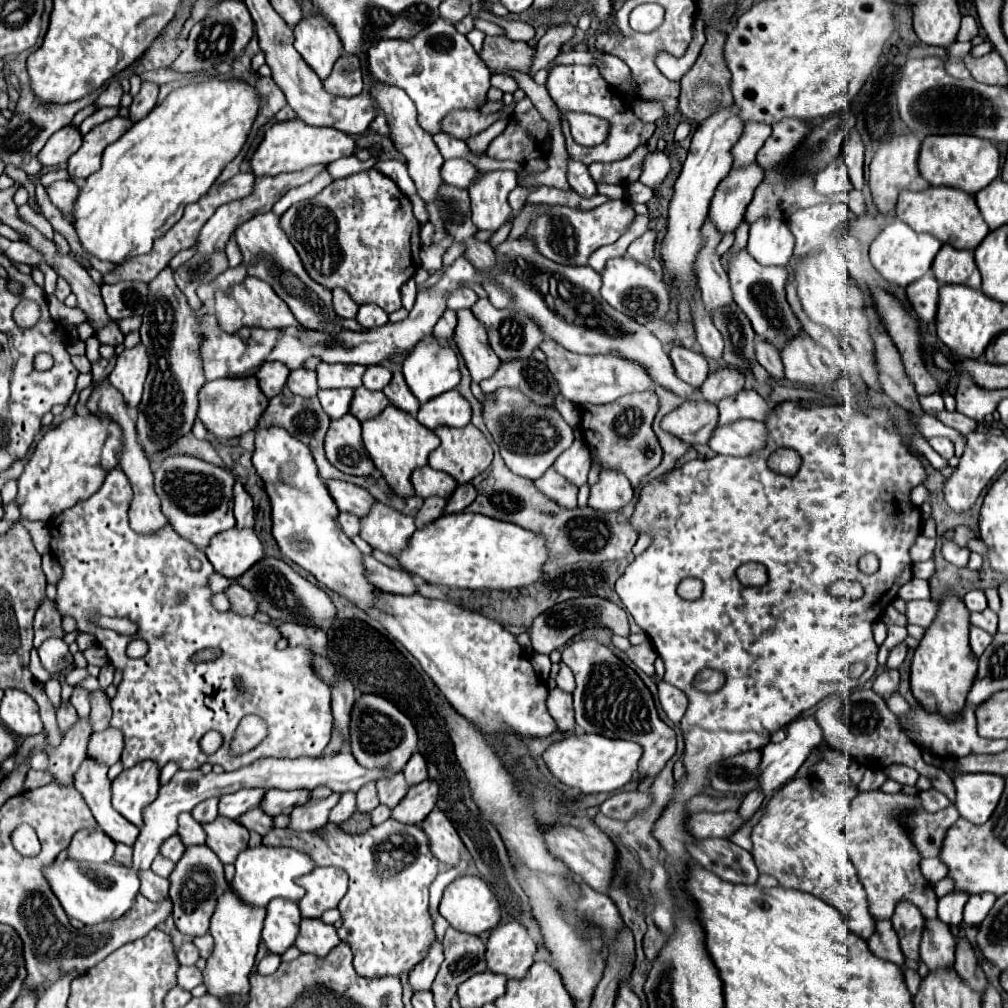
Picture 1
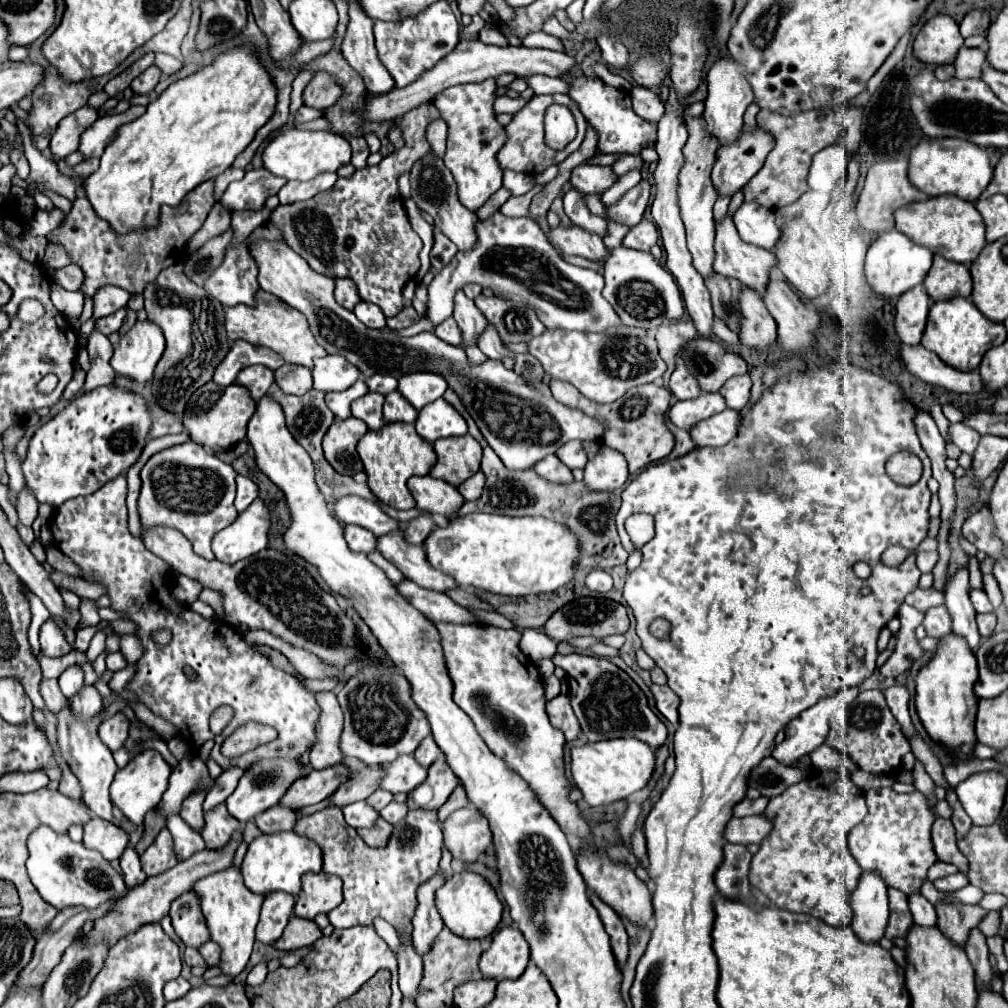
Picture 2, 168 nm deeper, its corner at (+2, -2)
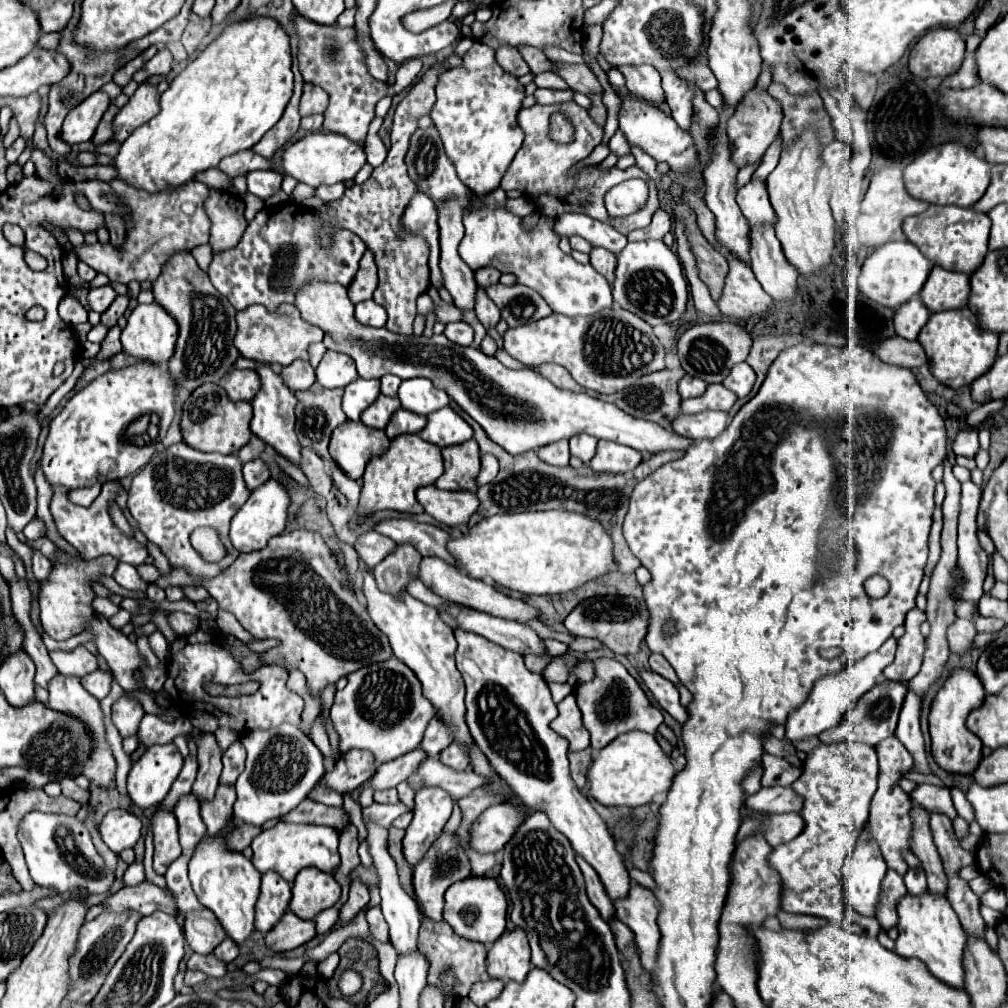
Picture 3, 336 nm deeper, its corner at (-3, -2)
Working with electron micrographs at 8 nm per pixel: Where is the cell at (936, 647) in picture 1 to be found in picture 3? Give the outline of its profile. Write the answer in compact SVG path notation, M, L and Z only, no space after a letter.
M956 668L946 680L946 684L940 688L936 698L932 700L930 718L928 718L930 736L932 736L932 756L942 770L952 774L972 774L978 768L982 760L982 742L966 728L966 716L970 714L970 710L982 704L984 696L986 692L978 676L970 670Z

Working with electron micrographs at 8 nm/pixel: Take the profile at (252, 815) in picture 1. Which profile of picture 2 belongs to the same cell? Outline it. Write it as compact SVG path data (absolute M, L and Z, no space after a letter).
M273 806L265 812L261 812L259 816L255 816L255 824L263 834L287 832L293 828L295 820L297 820L295 812L289 808L281 808L281 806Z

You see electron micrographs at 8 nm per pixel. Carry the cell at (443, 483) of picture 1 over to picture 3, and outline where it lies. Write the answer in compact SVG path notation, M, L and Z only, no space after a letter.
M424 486L416 494L424 512L446 526L468 524L470 516L480 506L478 496L472 492L444 492L436 486Z

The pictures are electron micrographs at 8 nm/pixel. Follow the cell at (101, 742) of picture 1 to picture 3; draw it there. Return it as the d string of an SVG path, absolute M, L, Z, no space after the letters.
M124 692L114 704L112 704L112 720L118 728L118 732L122 734L122 738L126 736L134 736L138 732L138 724L144 716L144 710L140 706L140 702L136 702L134 698L128 696L128 692Z

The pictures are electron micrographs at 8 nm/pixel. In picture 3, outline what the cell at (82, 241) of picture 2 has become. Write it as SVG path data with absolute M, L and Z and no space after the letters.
M122 178L112 180L110 184L114 192L118 194L120 202L130 208L132 212L132 228L126 234L126 242L122 250L112 248L112 244L84 244L76 248L78 260L92 266L96 272L106 274L108 278L128 284L130 280L156 280L160 274L160 268L172 256L172 252L178 252L182 248L194 248L208 242L210 236L210 220L204 212L204 200L208 196L208 186L196 180L190 180L188 184L180 184L178 188L168 188L156 194L148 194L146 190L138 190L130 184L126 184Z

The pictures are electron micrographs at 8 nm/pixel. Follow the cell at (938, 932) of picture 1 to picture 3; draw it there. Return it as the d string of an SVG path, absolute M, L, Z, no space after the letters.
M908 868L908 872L904 874L904 882L906 882L906 888L910 894L920 894L920 892L926 892L926 876L924 876L924 870L914 870L914 868Z

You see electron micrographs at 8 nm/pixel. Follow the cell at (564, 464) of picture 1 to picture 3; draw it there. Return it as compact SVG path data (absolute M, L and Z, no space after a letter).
M580 434L580 436L572 436L570 438L570 454L578 456L584 464L588 464L594 454L596 454L596 438L588 436L588 434Z

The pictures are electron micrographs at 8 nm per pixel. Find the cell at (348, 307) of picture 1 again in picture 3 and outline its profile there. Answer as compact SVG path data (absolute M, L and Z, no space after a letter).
M370 250L364 252L360 260L360 270L354 278L354 282L348 286L348 298L358 304L362 300L370 300L372 292L376 290L378 276L376 276L376 264L374 264L374 254Z

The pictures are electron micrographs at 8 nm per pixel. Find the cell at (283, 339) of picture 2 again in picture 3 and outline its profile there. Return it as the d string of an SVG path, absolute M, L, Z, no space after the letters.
M248 306L246 310L238 312L236 316L238 332L236 332L236 348L242 356L262 362L262 364L282 364L288 366L298 358L308 360L308 344L322 342L324 332L316 326L310 326L302 320L298 308L294 306L280 306L274 314L262 306Z

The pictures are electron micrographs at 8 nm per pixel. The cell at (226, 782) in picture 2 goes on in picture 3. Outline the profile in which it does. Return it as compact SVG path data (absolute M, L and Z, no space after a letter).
M240 740L230 744L230 748L222 754L222 764L224 764L224 770L222 770L220 782L234 784L238 774L244 770L244 746Z

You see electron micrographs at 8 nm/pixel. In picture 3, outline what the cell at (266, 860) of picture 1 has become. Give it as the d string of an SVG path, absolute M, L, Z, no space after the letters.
M278 822L276 826L264 830L258 834L252 842L254 858L252 864L264 874L268 870L278 872L284 880L290 884L294 882L296 874L302 868L314 866L322 872L332 872L340 864L340 854L338 854L338 836L340 832L330 826L316 826L316 824L292 824L292 822Z

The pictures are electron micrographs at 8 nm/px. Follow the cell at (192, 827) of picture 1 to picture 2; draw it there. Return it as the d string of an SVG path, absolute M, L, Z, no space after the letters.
M191 796L191 800L183 802L181 812L179 812L179 816L197 832L203 830L203 810L201 810L203 800L205 796Z

